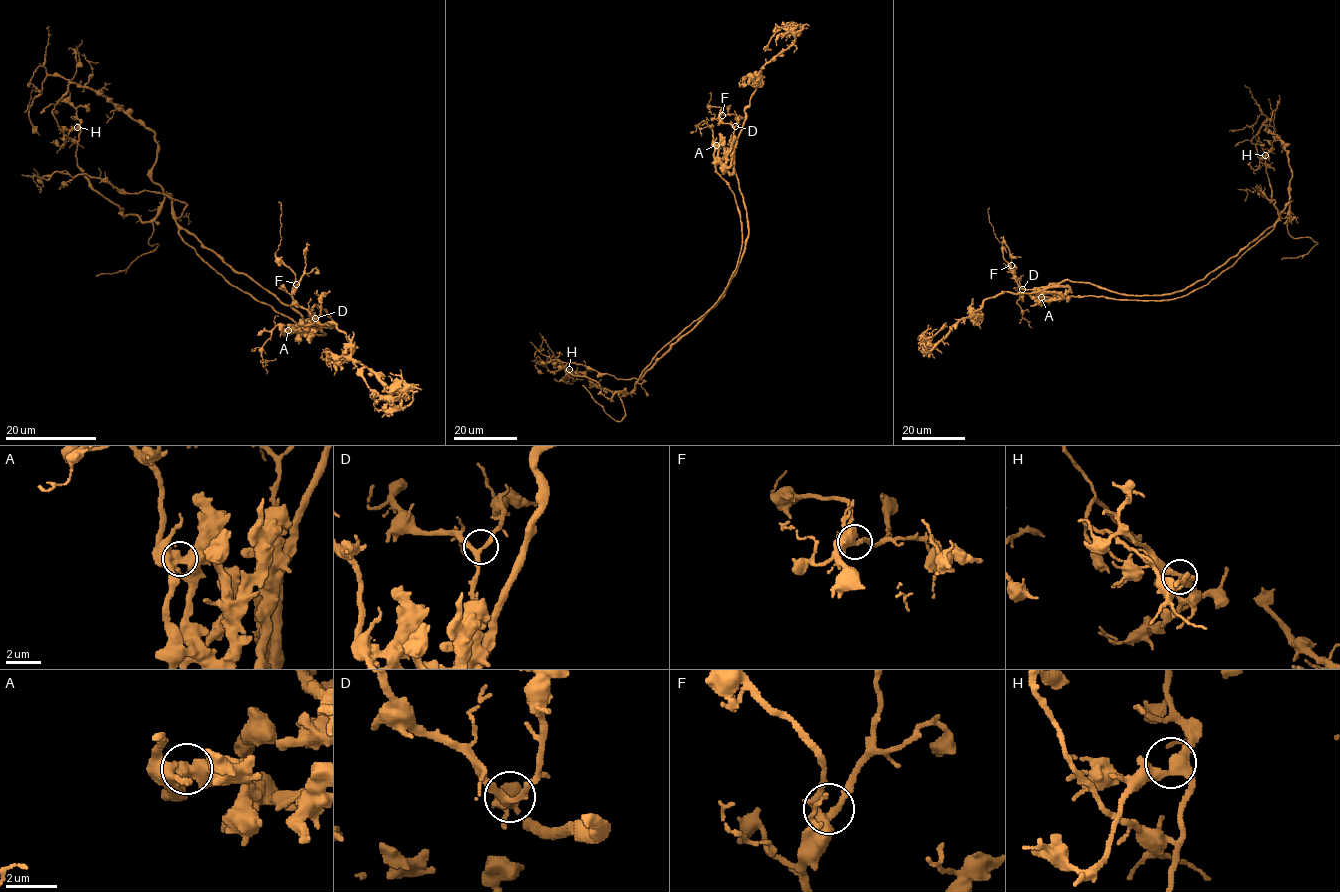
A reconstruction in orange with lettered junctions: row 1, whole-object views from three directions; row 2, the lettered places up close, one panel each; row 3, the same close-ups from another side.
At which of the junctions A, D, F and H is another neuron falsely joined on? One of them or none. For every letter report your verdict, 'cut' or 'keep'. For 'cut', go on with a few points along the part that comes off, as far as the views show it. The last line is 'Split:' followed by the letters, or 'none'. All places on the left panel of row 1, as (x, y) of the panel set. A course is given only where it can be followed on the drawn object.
A: cut; course (288, 329), (325, 334), (254, 300), (179, 231), (333, 327), (292, 296), (278, 201)
D: keep
F: keep
H: keep
Split: A

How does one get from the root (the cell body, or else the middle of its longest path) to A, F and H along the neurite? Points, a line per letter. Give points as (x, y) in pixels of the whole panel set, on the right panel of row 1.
A: (1184, 288), (1171, 293), (1130, 295), (1064, 280), (1058, 284), (1069, 289), (1062, 296), (1041, 297)
F: (1184, 288), (1171, 293), (1130, 295), (1110, 292), (1086, 282), (1064, 280), (1023, 289), (1011, 265)
H: (1184, 288), (1255, 241), (1287, 204), (1287, 221), (1295, 217), (1272, 204), (1265, 155)

